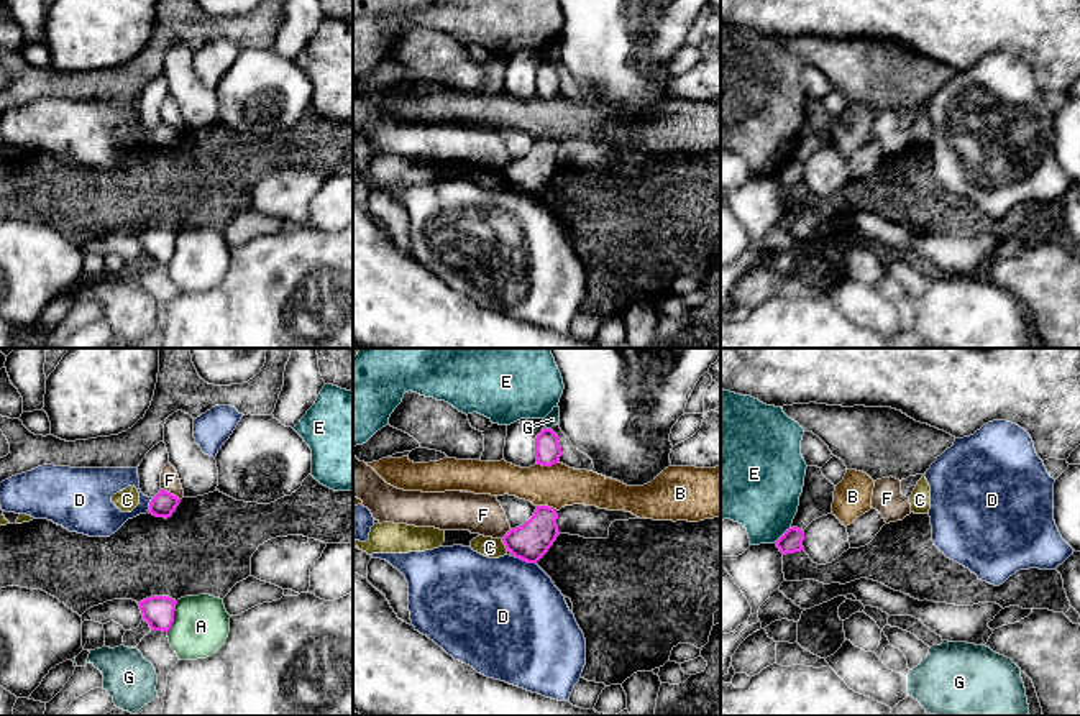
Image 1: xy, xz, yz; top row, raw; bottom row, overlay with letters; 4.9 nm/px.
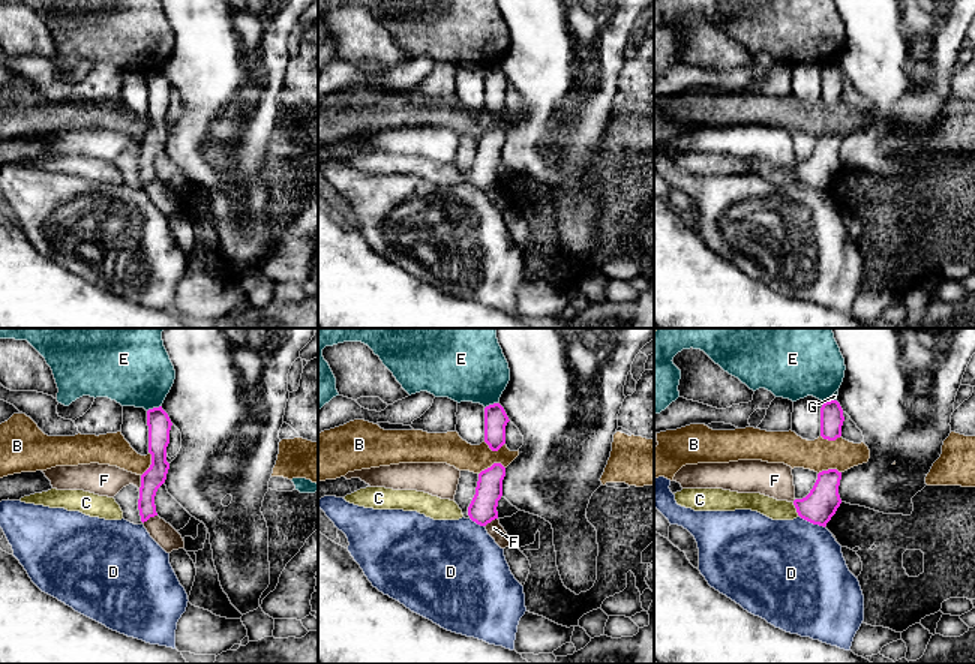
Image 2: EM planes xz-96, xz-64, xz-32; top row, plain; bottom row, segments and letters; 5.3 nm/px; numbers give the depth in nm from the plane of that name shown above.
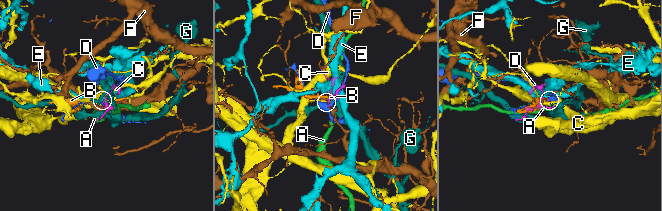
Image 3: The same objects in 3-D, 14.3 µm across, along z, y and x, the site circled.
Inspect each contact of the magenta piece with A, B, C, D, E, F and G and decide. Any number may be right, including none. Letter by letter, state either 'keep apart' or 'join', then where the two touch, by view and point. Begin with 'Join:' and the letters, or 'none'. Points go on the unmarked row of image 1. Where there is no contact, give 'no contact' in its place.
Join: none
A: keep apart; contact xy (173, 248)
B: keep apart; contact xz (547, 97)
C: keep apart; contact xz (504, 176)
D: keep apart; contact xz (524, 192)
E: keep apart; contact yz (783, 166)
F: keep apart; contact xy (169, 125)
G: keep apart; contact xz (549, 61)

